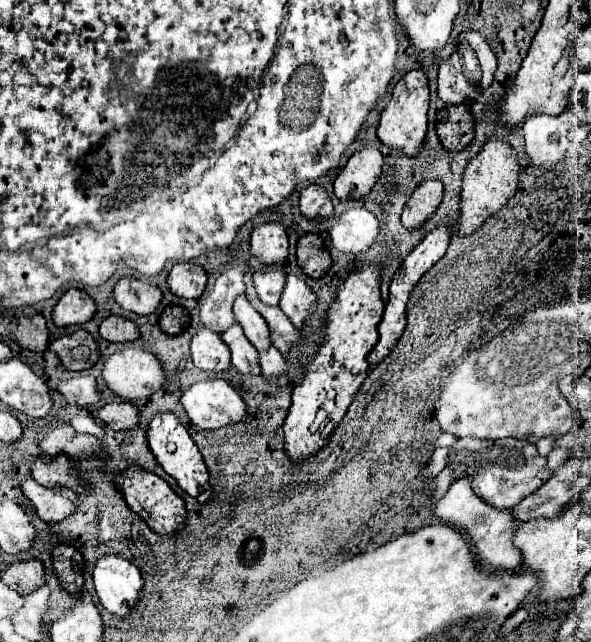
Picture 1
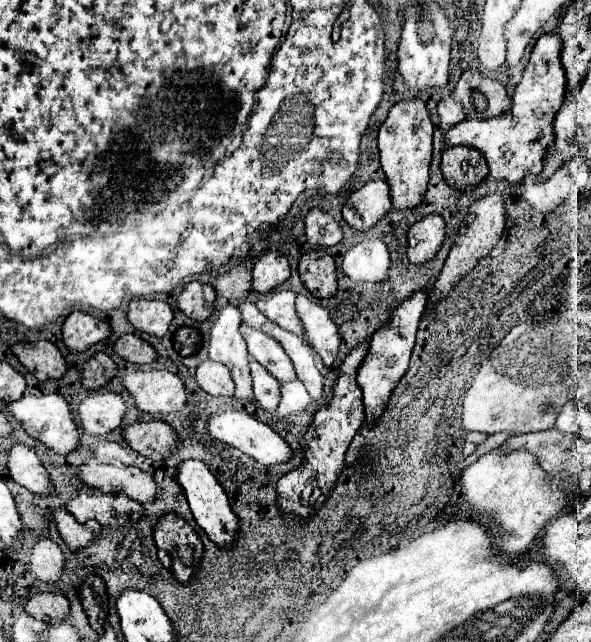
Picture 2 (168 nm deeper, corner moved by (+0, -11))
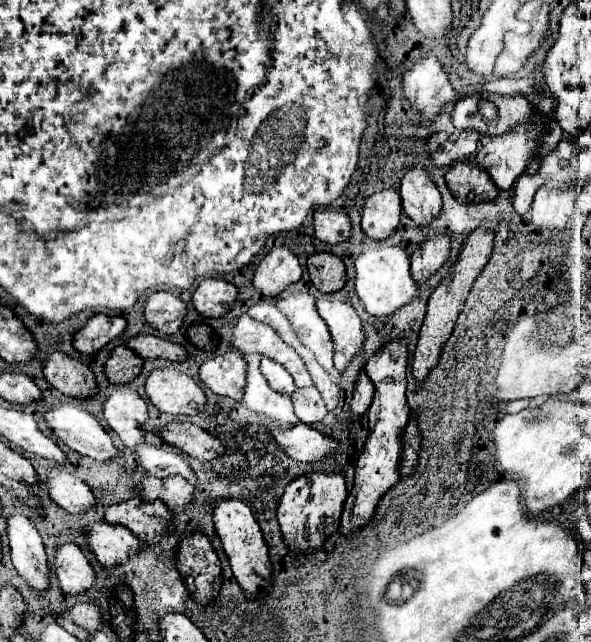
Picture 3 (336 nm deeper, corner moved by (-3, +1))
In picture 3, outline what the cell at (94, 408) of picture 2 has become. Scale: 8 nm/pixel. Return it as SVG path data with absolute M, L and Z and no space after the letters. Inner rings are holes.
M119 388L103 402L103 418L121 442L131 448L143 440L147 404L135 390Z

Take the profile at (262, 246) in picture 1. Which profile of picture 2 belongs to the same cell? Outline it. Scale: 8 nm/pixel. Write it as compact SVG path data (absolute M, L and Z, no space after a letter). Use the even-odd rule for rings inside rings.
M268 252L260 256L254 264L252 272L252 288L260 294L268 294L270 290L282 286L290 278L290 264L278 252Z

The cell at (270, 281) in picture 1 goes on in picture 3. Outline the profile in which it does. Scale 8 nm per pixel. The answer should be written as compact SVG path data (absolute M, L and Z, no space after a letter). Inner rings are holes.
M285 290L277 296L275 304L291 322L299 340L315 354L317 362L327 370L333 382L339 382L339 372L333 366L333 340L327 334L327 324L317 314L313 296L307 292Z

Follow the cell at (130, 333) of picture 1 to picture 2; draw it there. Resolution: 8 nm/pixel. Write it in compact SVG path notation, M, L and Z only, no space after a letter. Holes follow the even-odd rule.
M136 334L122 336L114 344L114 352L122 360L134 362L134 364L152 364L156 360L156 350L148 342L144 342L140 336L136 336Z

